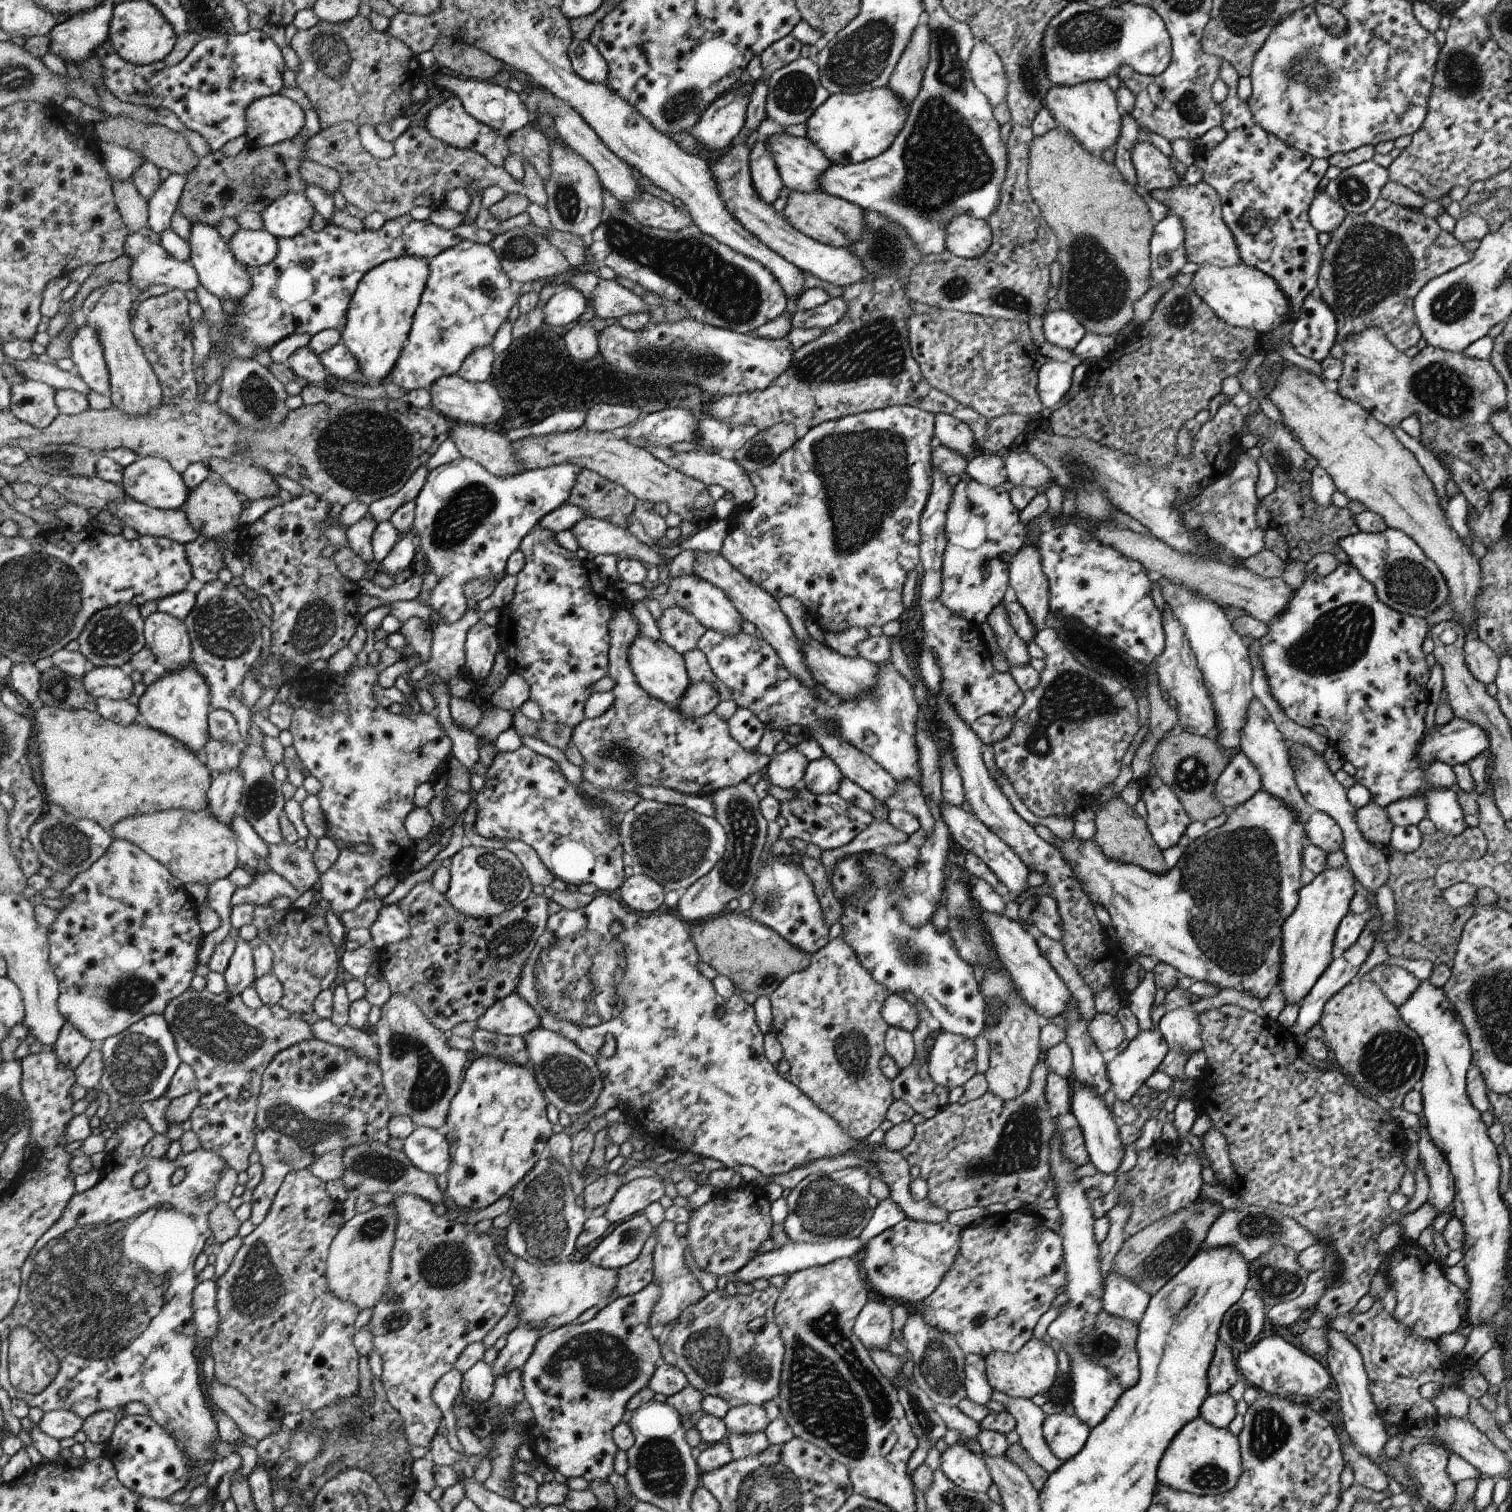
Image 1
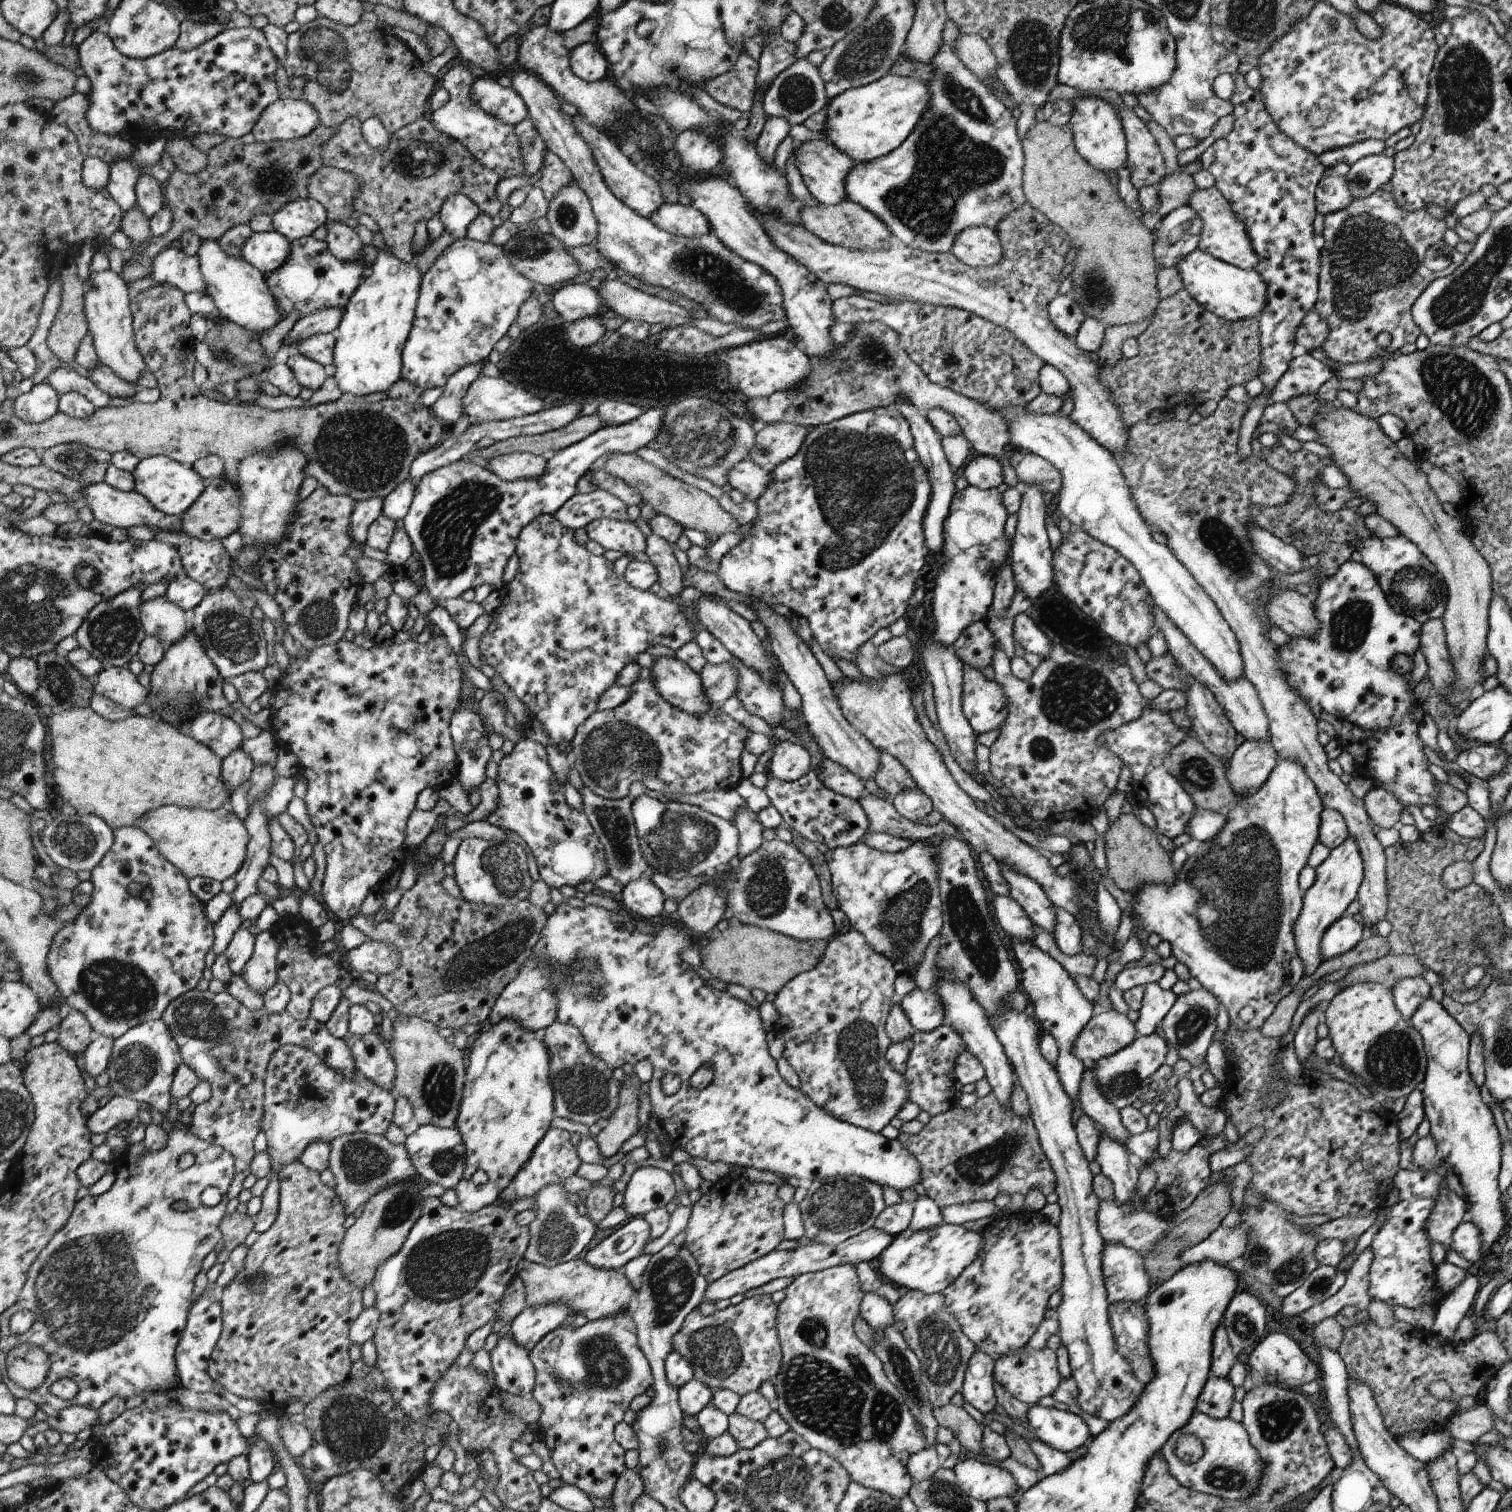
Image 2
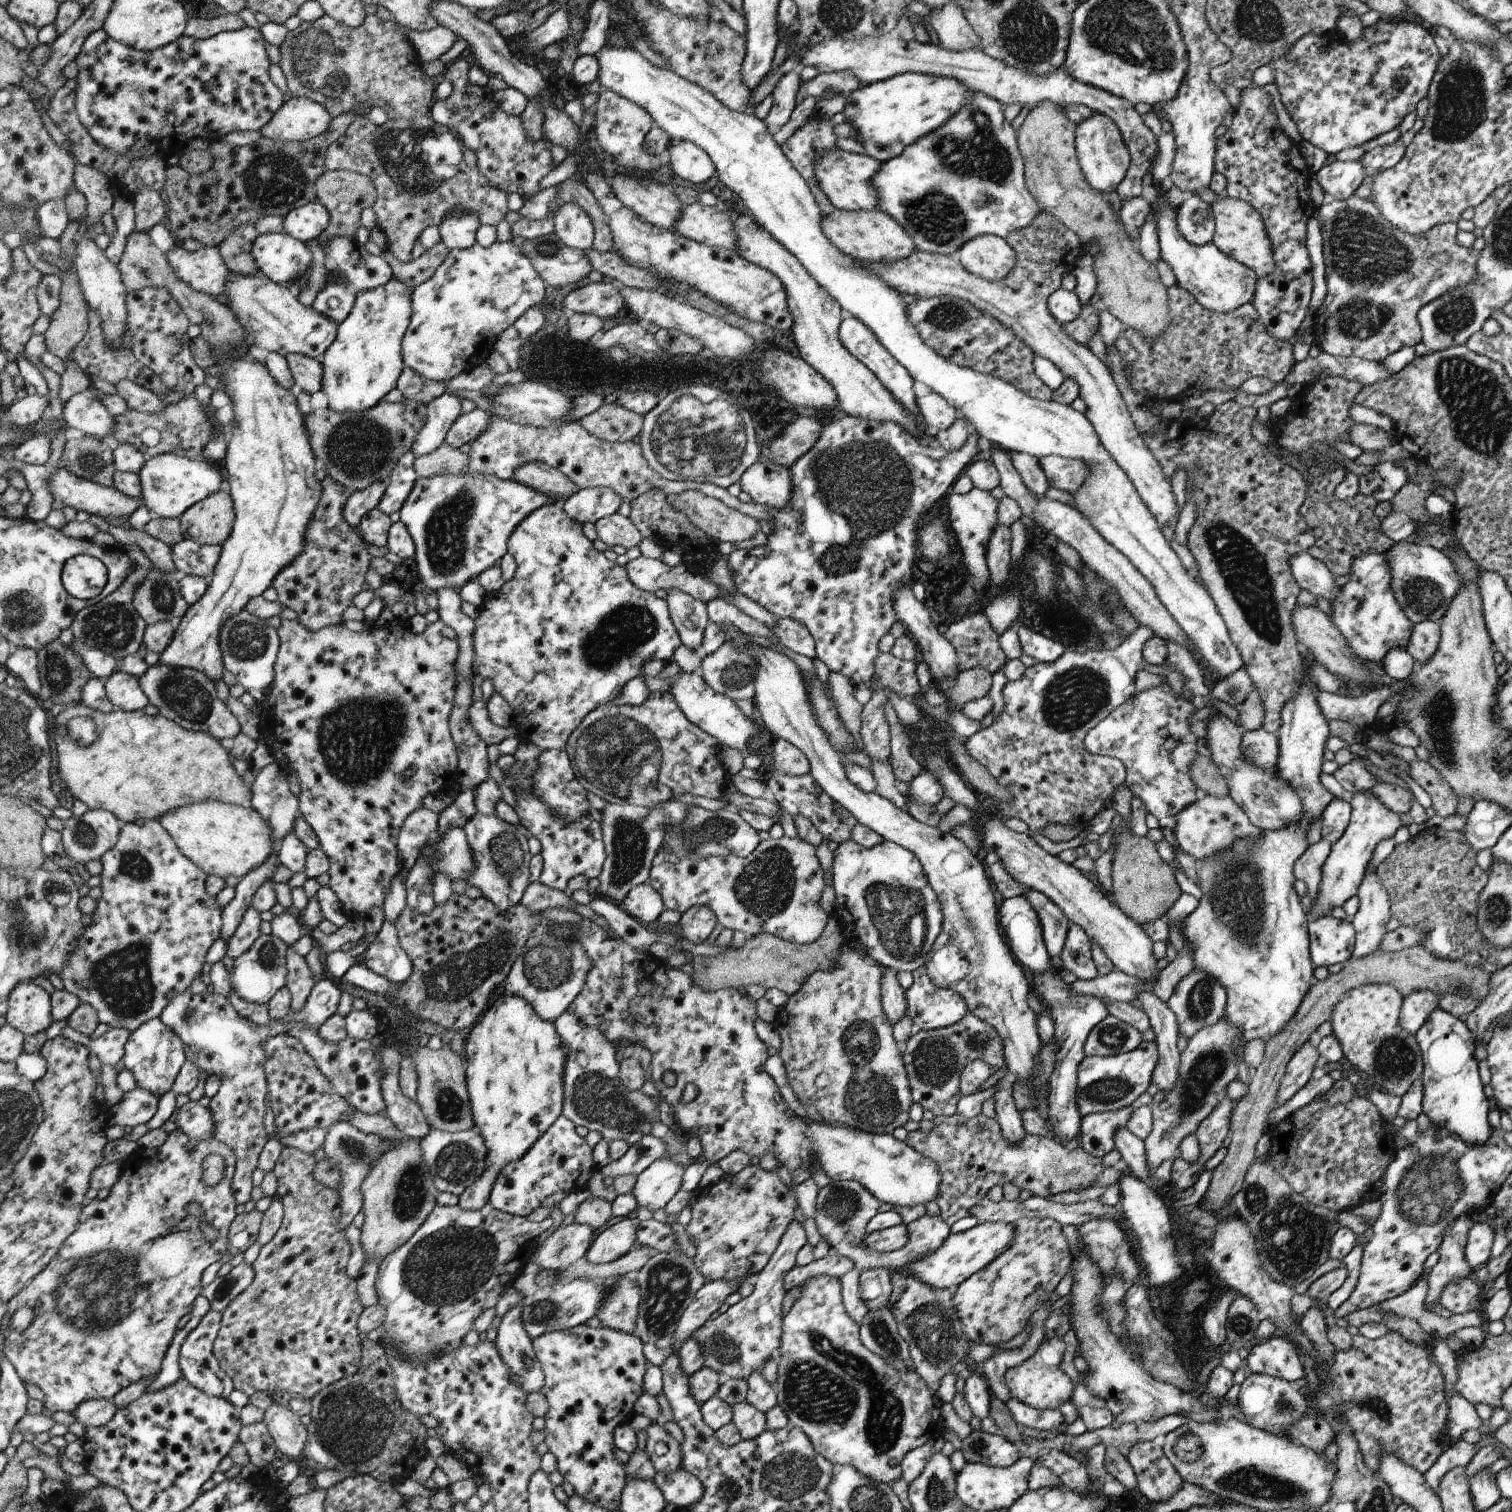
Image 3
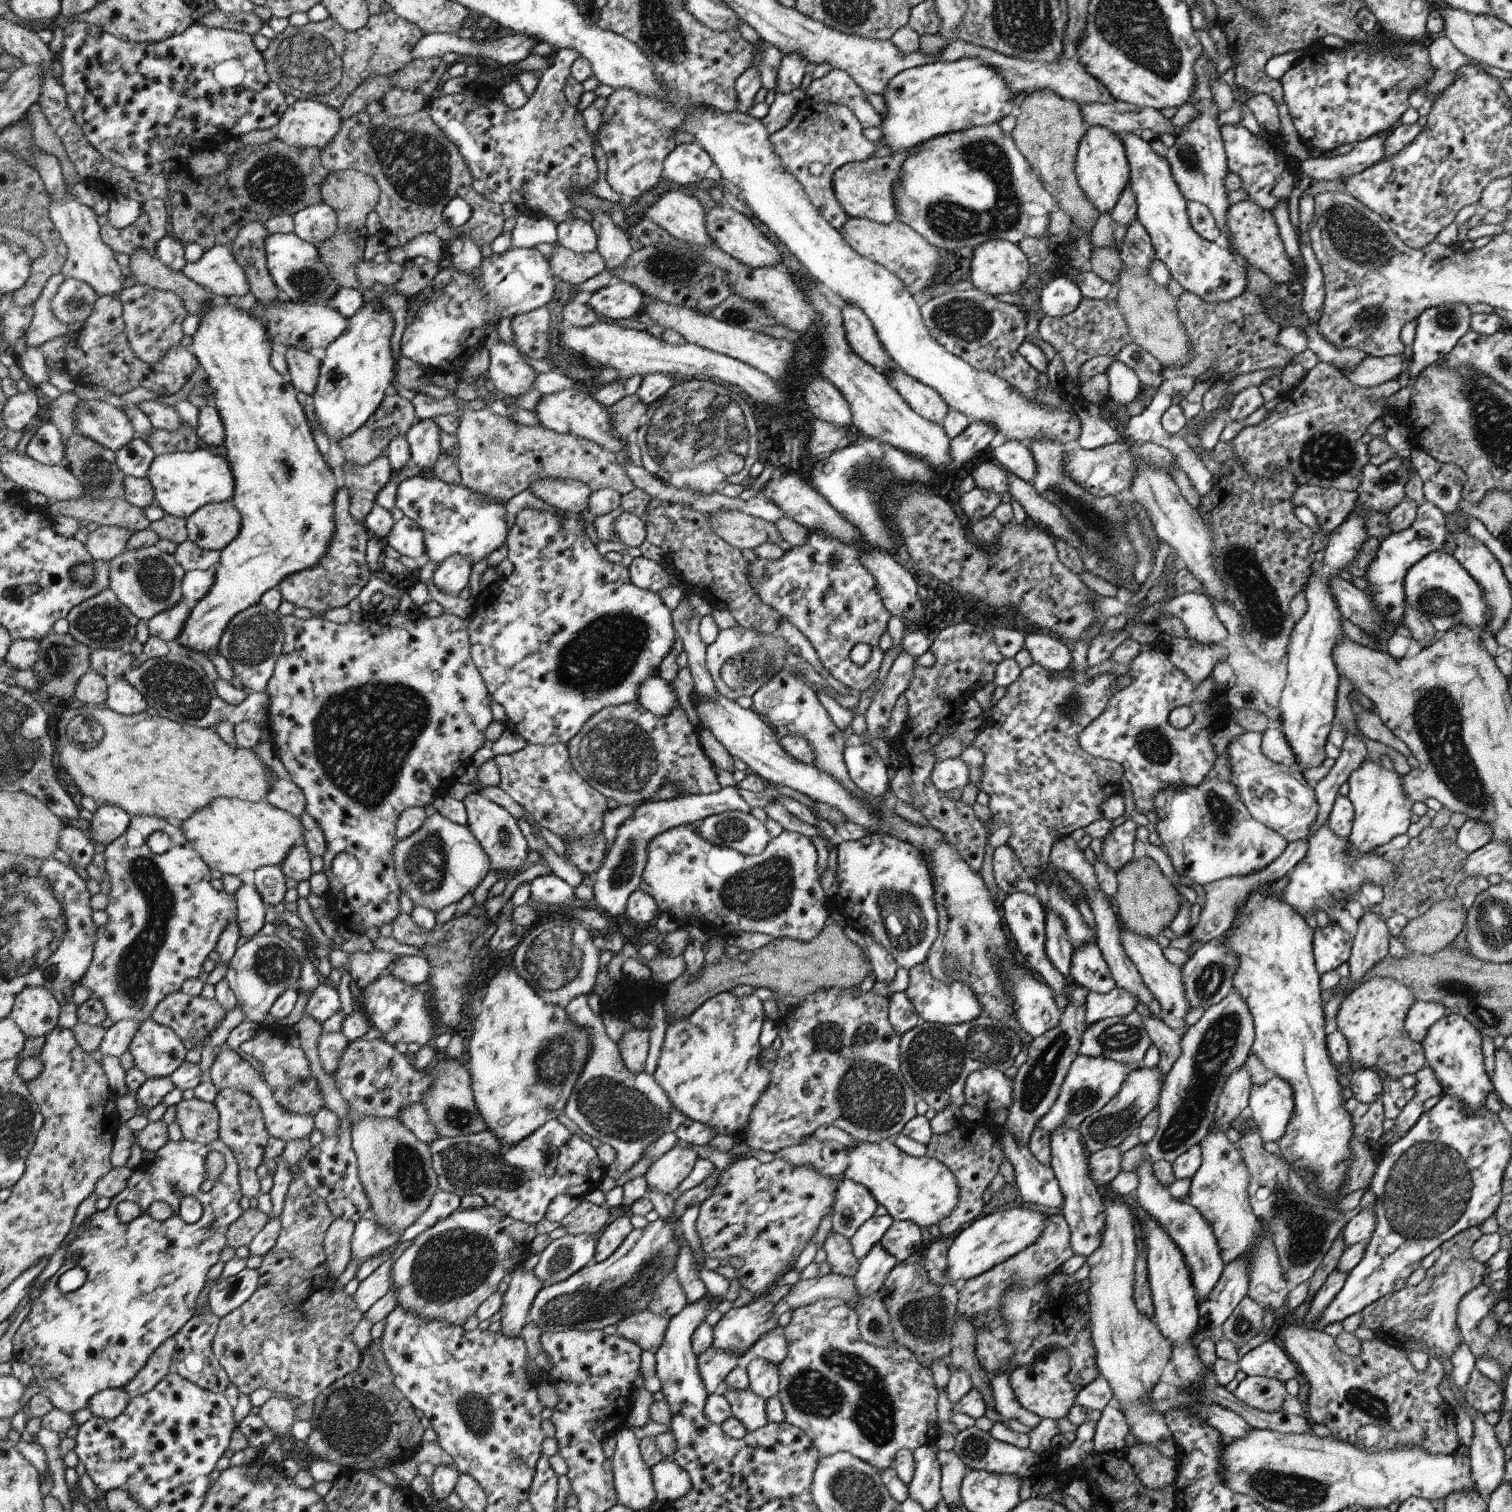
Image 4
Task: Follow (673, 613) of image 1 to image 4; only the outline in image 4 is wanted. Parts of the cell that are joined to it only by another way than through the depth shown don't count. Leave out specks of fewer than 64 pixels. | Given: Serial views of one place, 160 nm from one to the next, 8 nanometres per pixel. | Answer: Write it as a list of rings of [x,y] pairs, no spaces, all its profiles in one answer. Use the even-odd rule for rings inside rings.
[[[525,508],[520,511],[507,536],[507,558],[513,564],[512,574],[499,581],[496,586],[499,594],[486,597],[469,618],[469,632],[471,637],[471,655],[475,664],[483,675],[490,698],[497,700],[506,713],[508,728],[523,736],[530,744],[553,745],[556,743],[567,744],[582,730],[584,723],[594,716],[595,712],[606,707],[620,706],[621,704],[637,701],[639,684],[643,680],[658,674],[660,662],[668,656],[676,642],[677,632],[674,632],[670,610],[659,598],[659,593],[644,590],[636,586],[631,580],[628,567],[622,563],[612,563],[600,555],[596,545],[584,529],[584,515],[576,513],[557,513],[541,509]]]

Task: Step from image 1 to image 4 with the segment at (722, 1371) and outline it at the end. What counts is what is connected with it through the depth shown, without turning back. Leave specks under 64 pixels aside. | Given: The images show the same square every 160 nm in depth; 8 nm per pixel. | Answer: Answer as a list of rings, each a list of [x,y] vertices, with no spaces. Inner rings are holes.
[[[780,1280],[776,1281],[767,1291],[754,1296],[748,1305],[731,1308],[719,1322],[713,1326],[712,1347],[729,1353],[743,1355],[747,1350],[767,1332],[778,1327],[778,1316],[775,1314],[775,1306],[789,1293],[793,1286],[782,1284]]]

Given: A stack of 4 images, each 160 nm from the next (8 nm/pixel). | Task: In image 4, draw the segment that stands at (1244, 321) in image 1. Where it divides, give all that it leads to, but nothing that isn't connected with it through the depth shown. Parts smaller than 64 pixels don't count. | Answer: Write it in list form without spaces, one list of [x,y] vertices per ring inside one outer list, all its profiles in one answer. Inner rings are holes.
[[[1134,133],[1120,135],[1127,154],[1131,170],[1131,187],[1137,200],[1137,219],[1148,231],[1153,244],[1155,256],[1164,261],[1170,271],[1171,278],[1178,280],[1185,291],[1195,298],[1205,300],[1213,305],[1227,303],[1247,290],[1249,284],[1247,268],[1244,261],[1234,254],[1228,247],[1221,245],[1220,241],[1212,242],[1203,239],[1193,228],[1187,213],[1188,201],[1182,196],[1180,189],[1173,179],[1168,161],[1157,156],[1147,143]]]

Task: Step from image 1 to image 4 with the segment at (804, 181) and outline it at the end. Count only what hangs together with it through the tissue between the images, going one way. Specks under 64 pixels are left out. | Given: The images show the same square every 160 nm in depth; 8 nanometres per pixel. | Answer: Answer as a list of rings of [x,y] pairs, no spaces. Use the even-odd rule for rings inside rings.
[[[889,155],[882,158],[870,157],[865,161],[852,161],[840,167],[834,174],[835,195],[838,197],[840,204],[843,205],[843,209],[847,212],[847,216],[854,218],[866,217],[882,224],[888,224],[898,219],[898,208],[895,205],[893,186],[896,181],[899,184],[901,182],[901,164],[902,160],[899,157]]]

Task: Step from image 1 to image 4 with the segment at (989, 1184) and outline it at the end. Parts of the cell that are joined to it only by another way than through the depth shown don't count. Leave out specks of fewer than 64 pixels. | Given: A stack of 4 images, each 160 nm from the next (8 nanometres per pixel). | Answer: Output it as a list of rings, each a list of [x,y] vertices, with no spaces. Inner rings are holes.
[[[986,1119],[958,1122],[958,1125],[952,1127],[948,1132],[932,1135],[927,1144],[927,1155],[945,1164],[957,1180],[959,1199],[952,1212],[949,1212],[949,1215],[939,1222],[942,1237],[954,1236],[956,1230],[960,1232],[982,1216],[986,1204],[982,1199],[982,1194],[986,1192],[986,1188],[994,1180],[994,1176],[998,1174],[1000,1164],[1005,1158],[997,1129]],[[1108,1147],[1087,1155],[1089,1175],[1097,1186],[1104,1186],[1114,1178],[1120,1177],[1122,1155],[1118,1147]]]

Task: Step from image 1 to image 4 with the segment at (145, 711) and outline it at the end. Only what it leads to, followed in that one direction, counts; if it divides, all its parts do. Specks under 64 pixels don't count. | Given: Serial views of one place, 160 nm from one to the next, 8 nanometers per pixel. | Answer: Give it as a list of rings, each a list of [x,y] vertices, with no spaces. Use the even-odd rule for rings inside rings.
[[[211,300],[207,303],[205,313],[200,316],[200,327],[193,337],[193,345],[191,351],[199,359],[199,364],[204,367],[207,374],[206,382],[210,388],[212,394],[215,396],[215,409],[218,411],[220,418],[222,419],[225,428],[225,441],[223,442],[224,448],[226,448],[226,459],[230,462],[231,471],[235,477],[235,494],[231,498],[239,509],[240,516],[242,517],[242,526],[239,530],[239,535],[226,547],[220,551],[219,561],[216,566],[215,581],[212,584],[212,588],[209,590],[209,594],[198,601],[195,607],[190,611],[187,621],[183,624],[182,632],[173,643],[174,648],[179,647],[181,651],[193,650],[196,652],[202,652],[207,657],[211,655],[219,654],[219,644],[222,642],[223,632],[227,630],[232,619],[235,618],[239,612],[244,609],[250,608],[255,604],[261,602],[261,596],[271,588],[277,587],[278,583],[286,579],[288,575],[303,571],[307,568],[312,568],[323,559],[323,556],[327,554],[328,547],[331,544],[331,538],[335,534],[335,519],[334,519],[334,500],[336,490],[336,482],[334,482],[334,476],[330,472],[330,468],[326,466],[326,462],[322,460],[322,454],[318,452],[316,444],[314,444],[314,438],[312,438],[312,428],[308,426],[306,422],[306,416],[304,416],[304,410],[300,406],[300,402],[296,400],[295,386],[292,386],[290,382],[286,382],[281,374],[278,374],[270,362],[270,355],[273,348],[271,344],[271,338],[267,335],[267,329],[265,326],[250,314],[240,314],[238,310],[232,305],[224,304],[215,305]]]

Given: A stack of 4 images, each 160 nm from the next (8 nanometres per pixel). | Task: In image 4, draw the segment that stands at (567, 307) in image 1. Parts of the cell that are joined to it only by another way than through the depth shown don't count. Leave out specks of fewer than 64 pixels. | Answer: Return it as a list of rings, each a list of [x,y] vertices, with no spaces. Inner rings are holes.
[[[612,277],[606,287],[592,293],[587,305],[597,312],[598,316],[619,319],[638,316],[644,311],[644,294],[637,286]]]

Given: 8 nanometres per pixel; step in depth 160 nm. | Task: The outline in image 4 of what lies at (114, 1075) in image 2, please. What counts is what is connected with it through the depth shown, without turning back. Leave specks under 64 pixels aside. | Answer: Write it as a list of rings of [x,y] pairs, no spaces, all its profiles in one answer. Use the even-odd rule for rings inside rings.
[[[148,1019],[138,1027],[128,1051],[135,1059],[135,1067],[138,1070],[142,1070],[148,1079],[159,1079],[174,1074],[186,1062],[184,1058],[187,1047],[173,1028],[165,1027],[154,1019]]]

